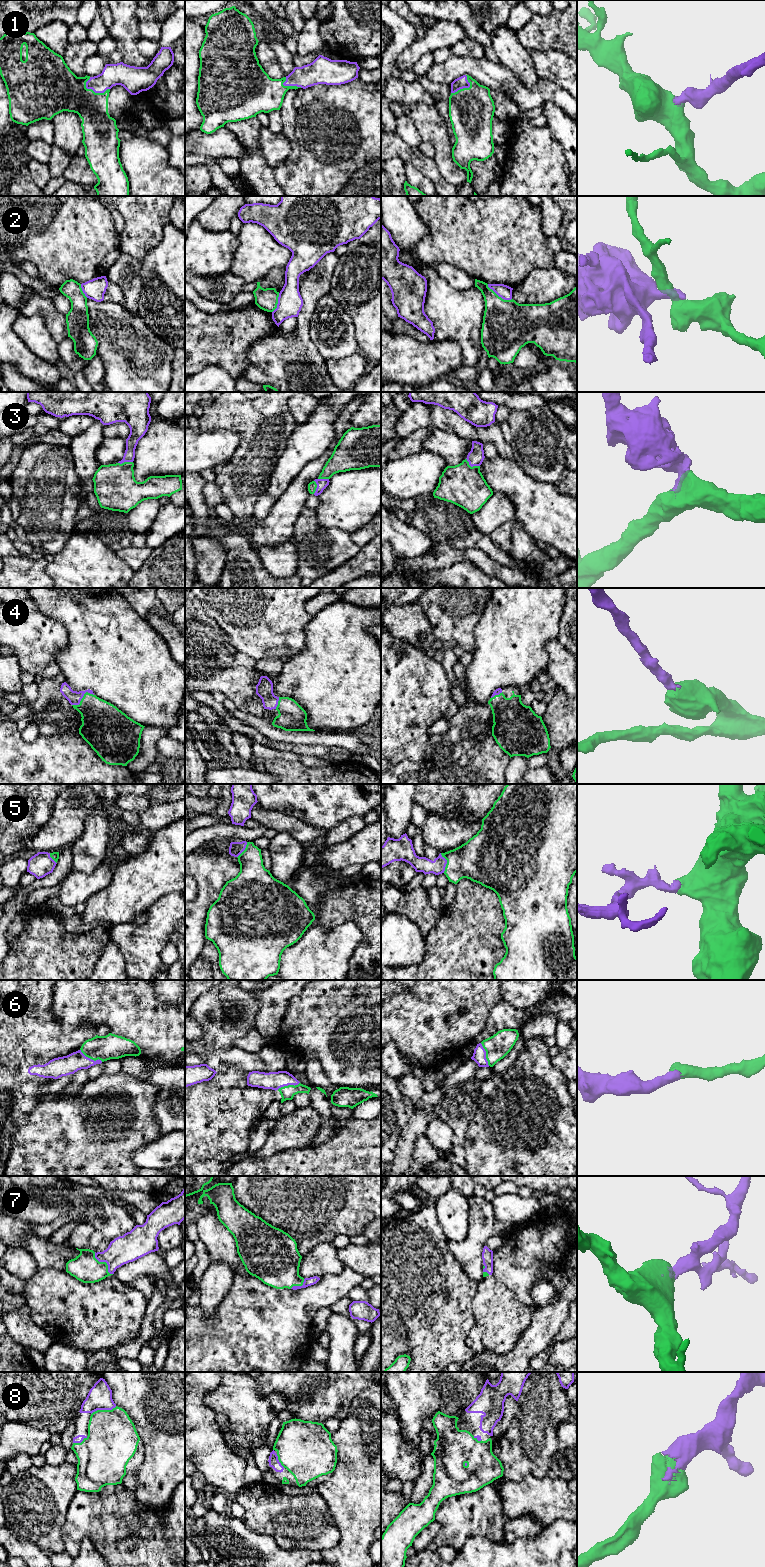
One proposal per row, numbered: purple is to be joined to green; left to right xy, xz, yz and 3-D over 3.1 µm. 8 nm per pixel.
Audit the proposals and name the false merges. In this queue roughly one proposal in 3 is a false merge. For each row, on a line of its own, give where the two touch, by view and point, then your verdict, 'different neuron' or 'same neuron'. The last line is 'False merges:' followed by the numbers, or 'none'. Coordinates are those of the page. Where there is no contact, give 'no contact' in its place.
1: xy (94, 92) | same neuron
2: yz (498, 296) | different neuron
3: yz (470, 466) | same neuron
4: xy (82, 698) | same neuron
5: yz (447, 863) | same neuron
6: xy (91, 1058) | same neuron
7: xy (104, 1262) | same neuron
8: xy (103, 1410) | same neuron
False merges: 2

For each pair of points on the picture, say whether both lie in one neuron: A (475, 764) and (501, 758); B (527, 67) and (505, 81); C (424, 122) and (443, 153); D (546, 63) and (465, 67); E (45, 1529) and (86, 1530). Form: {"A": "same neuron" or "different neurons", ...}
{"A": "same neuron", "B": "different neurons", "C": "same neuron", "D": "different neurons", "E": "different neurons"}

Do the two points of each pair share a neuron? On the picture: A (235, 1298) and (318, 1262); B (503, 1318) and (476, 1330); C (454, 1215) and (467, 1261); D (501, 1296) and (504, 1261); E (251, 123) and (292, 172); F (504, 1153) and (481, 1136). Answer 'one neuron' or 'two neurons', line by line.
A: two neurons
B: two neurons
C: two neurons
D: two neurons
E: two neurons
F: one neuron

